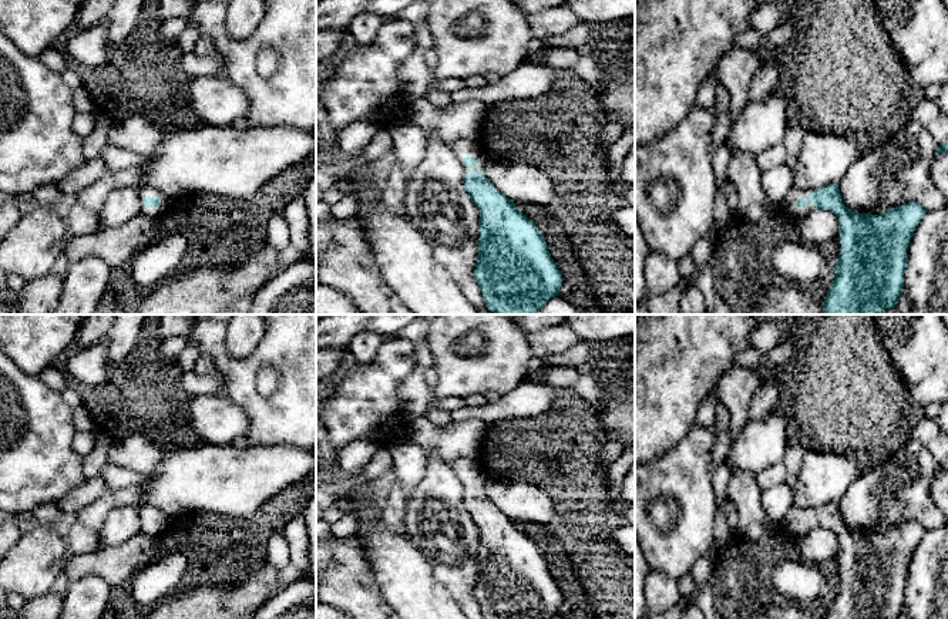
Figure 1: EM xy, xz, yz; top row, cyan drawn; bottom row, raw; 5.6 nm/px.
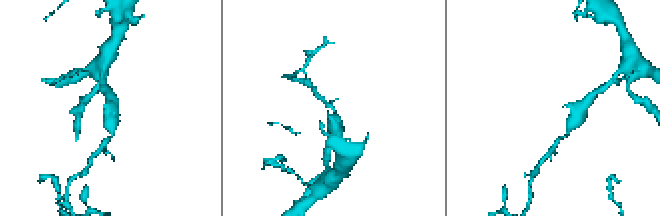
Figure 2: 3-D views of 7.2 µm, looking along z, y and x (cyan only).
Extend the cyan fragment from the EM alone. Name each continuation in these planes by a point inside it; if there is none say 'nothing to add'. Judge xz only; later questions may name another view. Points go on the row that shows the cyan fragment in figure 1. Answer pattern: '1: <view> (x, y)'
1: xz (461, 148)

